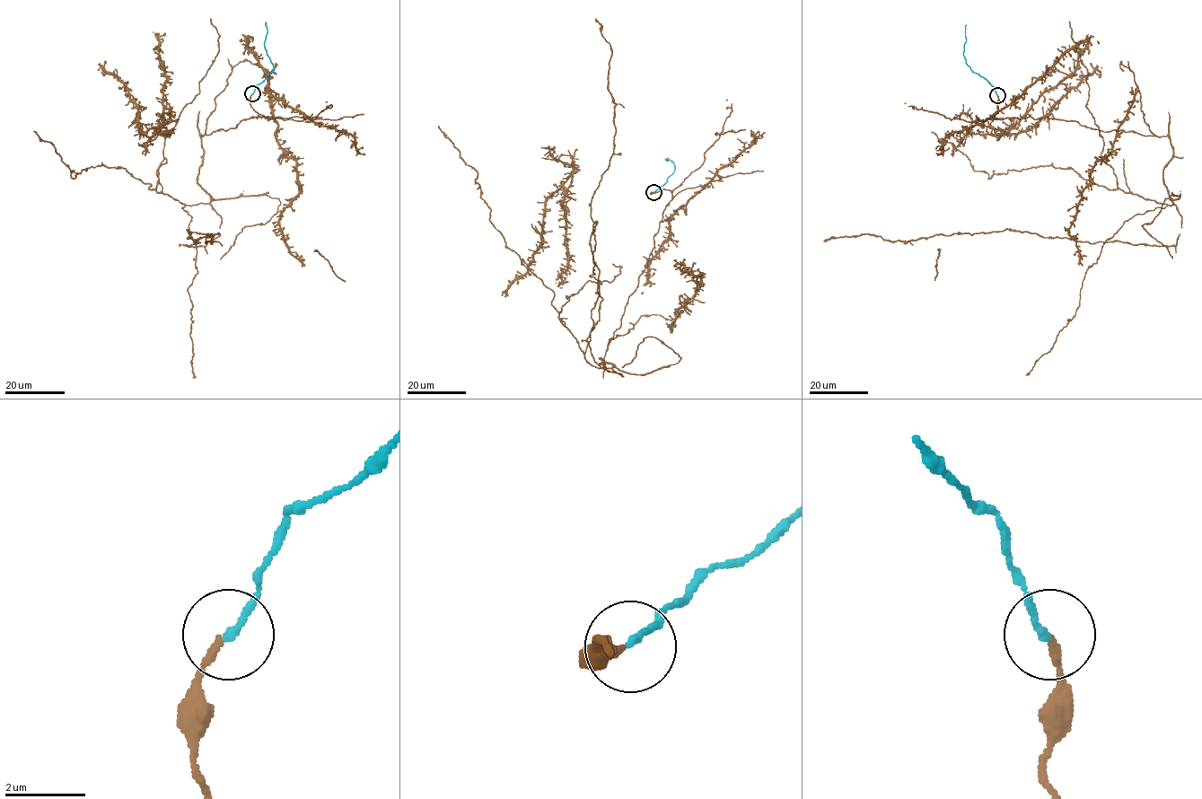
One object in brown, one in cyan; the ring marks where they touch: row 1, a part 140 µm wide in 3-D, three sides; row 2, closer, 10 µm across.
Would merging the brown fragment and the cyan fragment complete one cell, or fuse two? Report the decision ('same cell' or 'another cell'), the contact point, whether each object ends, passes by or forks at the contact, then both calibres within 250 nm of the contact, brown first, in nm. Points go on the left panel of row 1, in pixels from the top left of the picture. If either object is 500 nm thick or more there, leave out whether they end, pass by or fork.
same cell | (252, 93) | brown ends | cyan ends | 180/200 nm

